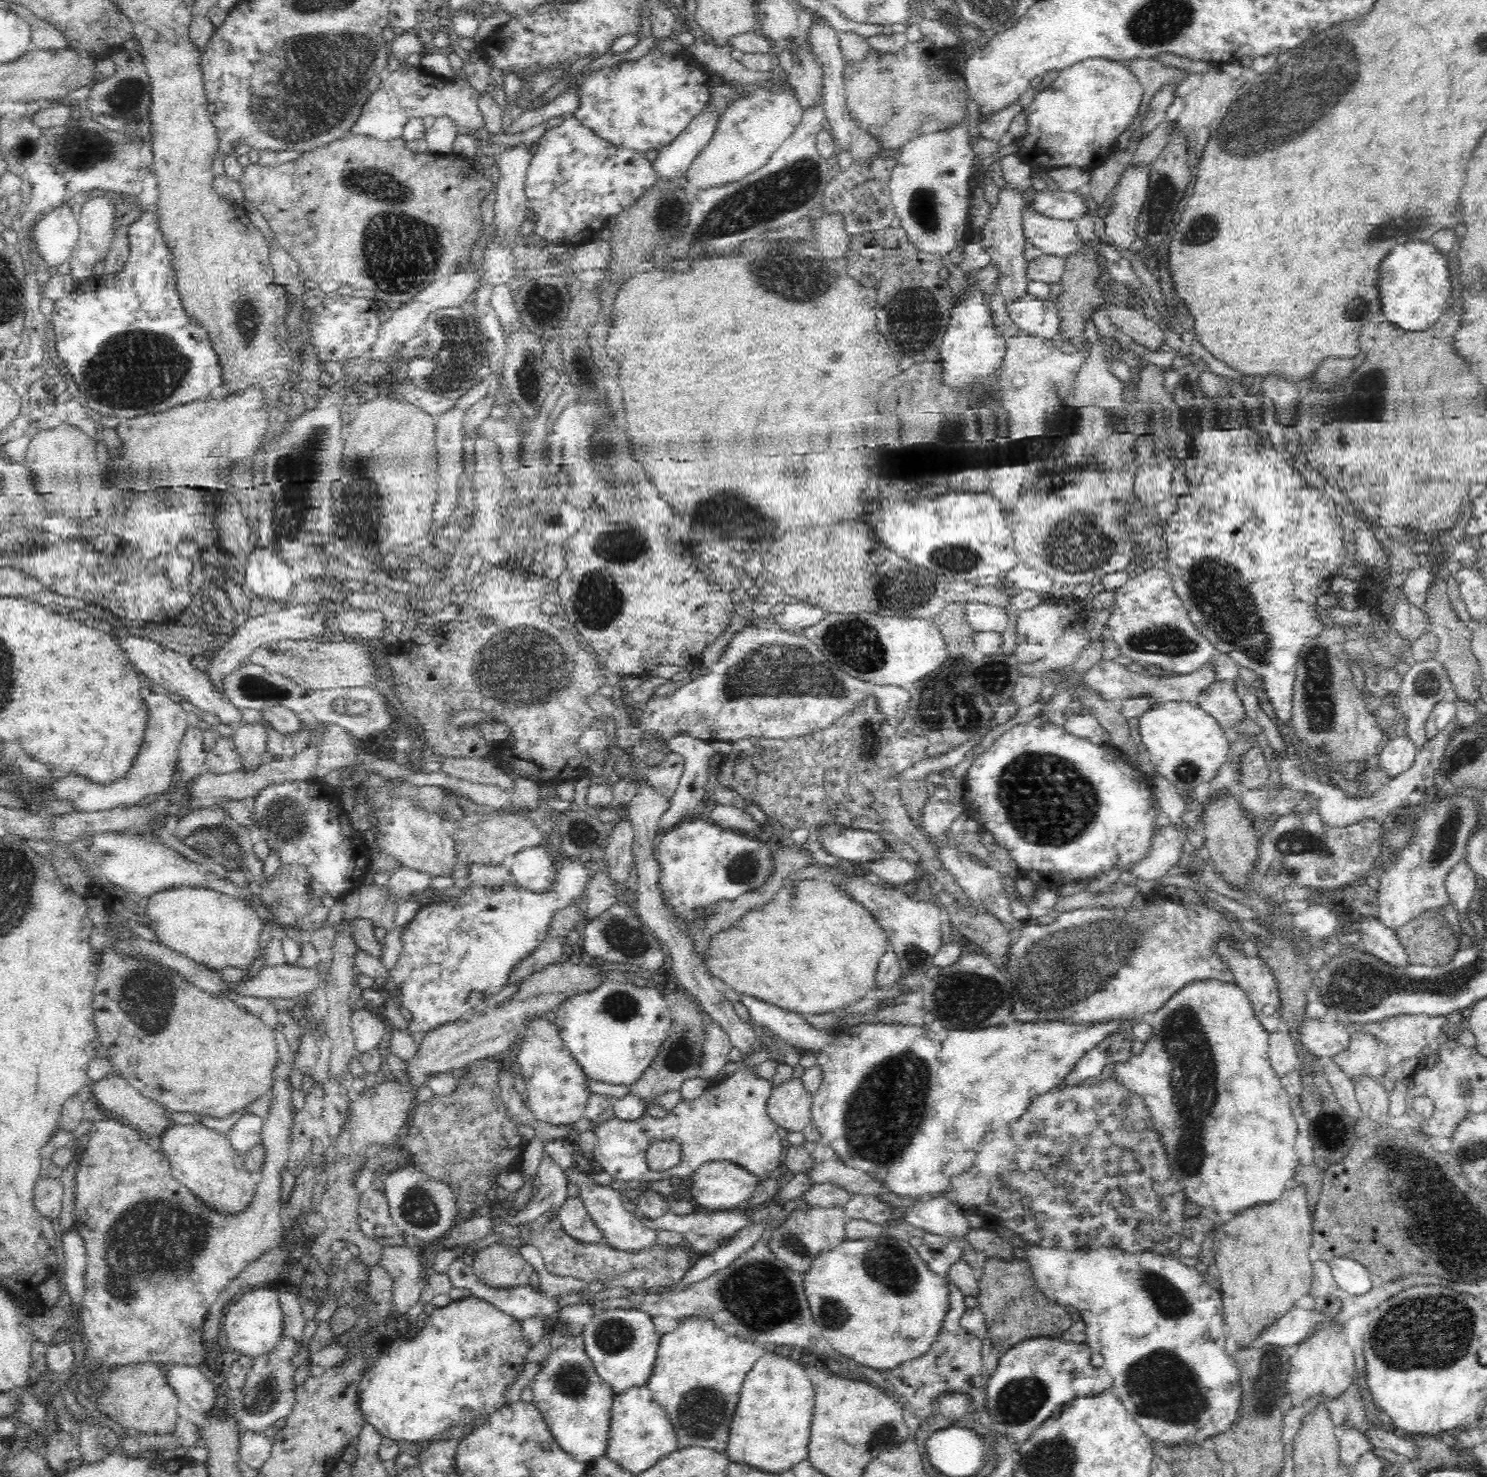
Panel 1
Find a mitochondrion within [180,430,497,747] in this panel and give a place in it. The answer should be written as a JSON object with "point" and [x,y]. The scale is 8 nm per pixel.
{"point":[292,507]}

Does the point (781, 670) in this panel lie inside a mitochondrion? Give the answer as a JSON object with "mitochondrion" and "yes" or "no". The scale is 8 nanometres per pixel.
{"mitochondrion":"yes"}

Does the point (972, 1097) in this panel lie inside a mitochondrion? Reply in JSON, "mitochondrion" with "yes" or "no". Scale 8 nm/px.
{"mitochondrion":"no"}

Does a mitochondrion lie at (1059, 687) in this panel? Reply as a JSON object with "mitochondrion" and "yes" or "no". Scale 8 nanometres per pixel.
{"mitochondrion":"no"}

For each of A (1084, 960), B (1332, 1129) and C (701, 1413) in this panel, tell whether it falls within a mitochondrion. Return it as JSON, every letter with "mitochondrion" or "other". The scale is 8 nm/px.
{"A":"mitochondrion","B":"mitochondrion","C":"mitochondrion"}

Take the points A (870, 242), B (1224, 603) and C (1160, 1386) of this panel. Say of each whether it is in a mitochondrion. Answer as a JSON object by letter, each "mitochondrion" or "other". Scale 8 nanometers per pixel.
{"A":"other","B":"mitochondrion","C":"mitochondrion"}

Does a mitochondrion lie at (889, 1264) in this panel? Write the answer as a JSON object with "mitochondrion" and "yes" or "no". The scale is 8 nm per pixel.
{"mitochondrion":"yes"}

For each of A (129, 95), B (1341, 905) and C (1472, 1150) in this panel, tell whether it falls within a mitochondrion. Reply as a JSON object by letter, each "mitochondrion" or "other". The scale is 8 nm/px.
{"A":"mitochondrion","B":"other","C":"mitochondrion"}

